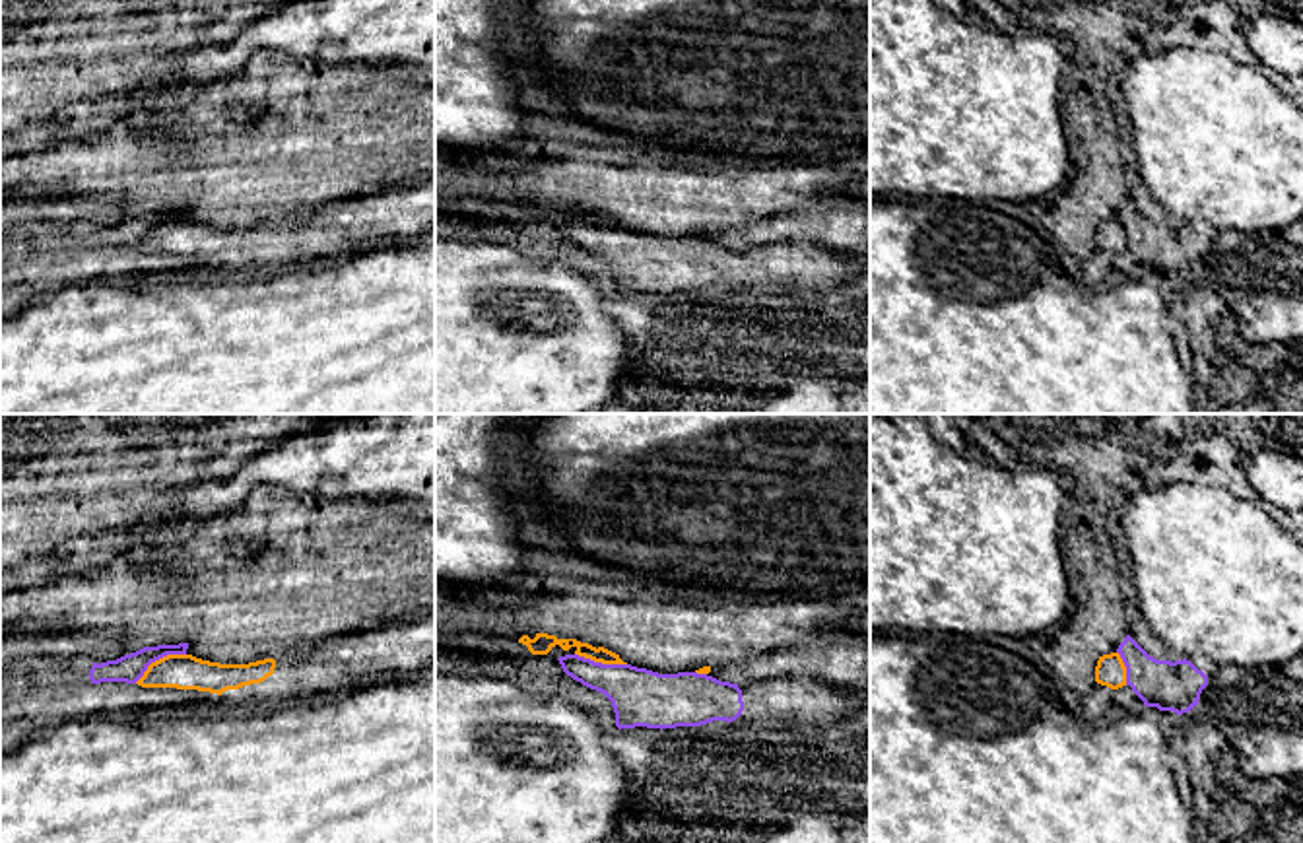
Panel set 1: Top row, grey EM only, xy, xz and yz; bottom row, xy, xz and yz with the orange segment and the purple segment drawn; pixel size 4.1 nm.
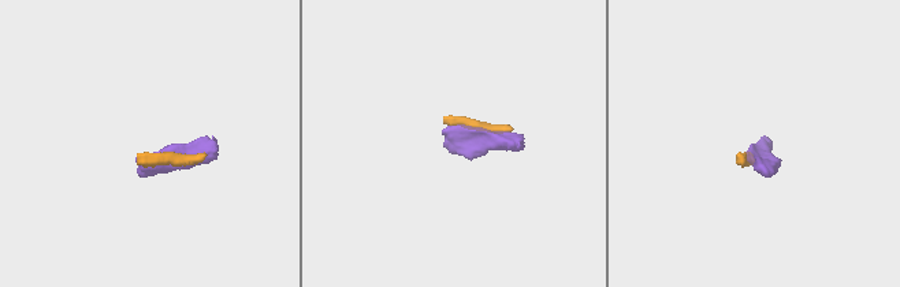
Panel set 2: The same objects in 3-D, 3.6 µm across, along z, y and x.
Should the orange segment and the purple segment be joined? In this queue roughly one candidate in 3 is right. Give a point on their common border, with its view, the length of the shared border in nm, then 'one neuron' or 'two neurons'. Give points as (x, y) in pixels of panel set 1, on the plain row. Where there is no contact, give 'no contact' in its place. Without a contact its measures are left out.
meets orange in xy at (160, 224); contact 240 nm long; two neurons

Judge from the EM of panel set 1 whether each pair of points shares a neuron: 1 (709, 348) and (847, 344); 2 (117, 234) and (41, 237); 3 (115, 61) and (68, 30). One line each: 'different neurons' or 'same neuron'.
1: same neuron
2: same neuron
3: same neuron

